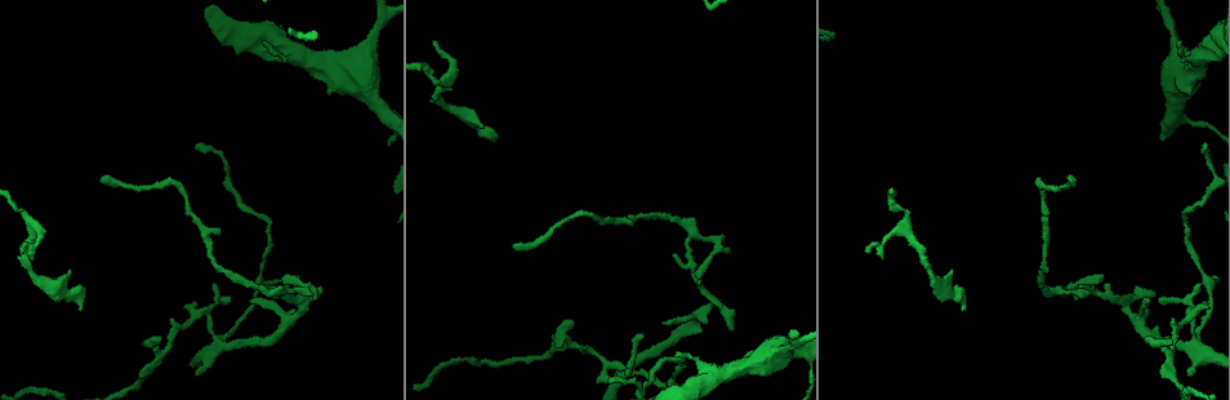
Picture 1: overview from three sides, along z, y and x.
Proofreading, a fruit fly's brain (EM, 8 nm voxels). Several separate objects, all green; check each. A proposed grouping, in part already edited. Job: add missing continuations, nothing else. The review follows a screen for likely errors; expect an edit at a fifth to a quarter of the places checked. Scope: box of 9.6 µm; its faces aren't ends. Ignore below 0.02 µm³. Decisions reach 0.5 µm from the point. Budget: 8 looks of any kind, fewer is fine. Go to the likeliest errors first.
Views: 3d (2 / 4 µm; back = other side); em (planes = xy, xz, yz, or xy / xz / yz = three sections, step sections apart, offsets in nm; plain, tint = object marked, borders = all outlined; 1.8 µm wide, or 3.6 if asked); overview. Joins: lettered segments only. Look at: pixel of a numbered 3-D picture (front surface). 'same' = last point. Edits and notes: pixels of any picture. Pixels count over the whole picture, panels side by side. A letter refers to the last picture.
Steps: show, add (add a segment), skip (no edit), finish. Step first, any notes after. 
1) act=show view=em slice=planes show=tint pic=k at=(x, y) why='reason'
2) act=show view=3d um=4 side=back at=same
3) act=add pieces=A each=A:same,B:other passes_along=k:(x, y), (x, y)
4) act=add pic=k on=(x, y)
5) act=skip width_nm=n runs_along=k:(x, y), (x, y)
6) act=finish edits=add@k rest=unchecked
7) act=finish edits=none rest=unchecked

act=show view=em slice=xy step=8 show=borders pic=1 at=(82, 309) why='an open end'

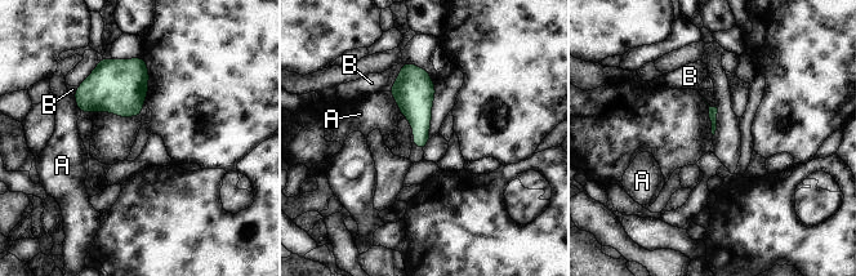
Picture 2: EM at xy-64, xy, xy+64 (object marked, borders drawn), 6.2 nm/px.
act=show view=em slice=planes show=borders at=same

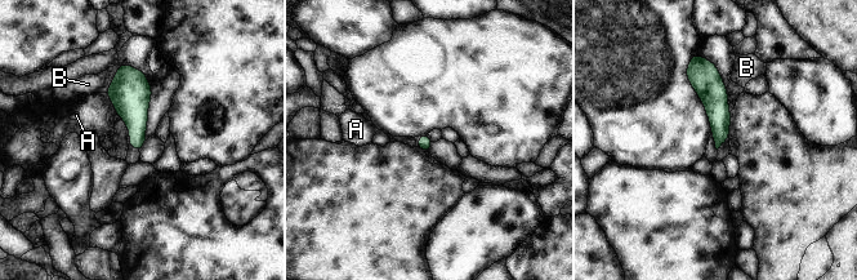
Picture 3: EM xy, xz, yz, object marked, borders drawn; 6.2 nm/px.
act=skip each=A:other,B:other runs_along=3:(704, 66), (718, 111), (718, 142) found='no lettered segment goes on from it'

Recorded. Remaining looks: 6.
act=show view=em slice=yz step=8 show=borders pic=1 at=(1160, 297) why='thin end'

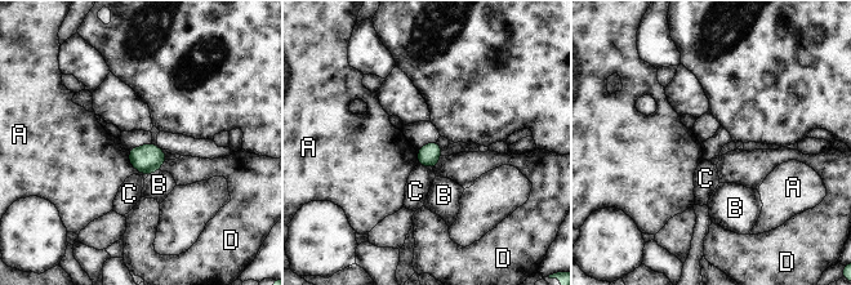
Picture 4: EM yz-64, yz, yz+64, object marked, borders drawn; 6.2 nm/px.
act=skip each=A:other,B:other,C:other,D:other border=4:(128, 150), (129, 163), (147, 176) found='no lettered segment goes on from it'

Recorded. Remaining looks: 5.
act=show view=em slice=xy step=8 show=borders pic=1 at=(1110, 298) why='arms part here'

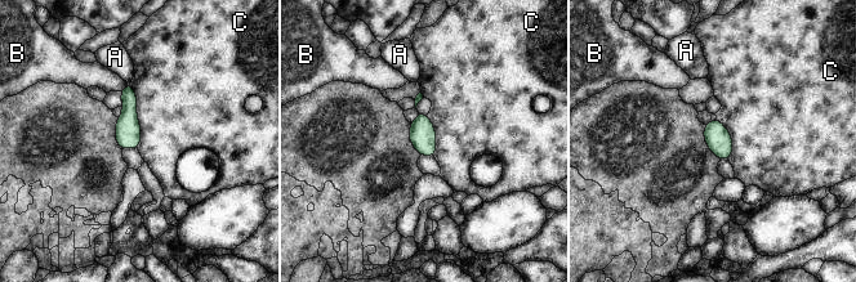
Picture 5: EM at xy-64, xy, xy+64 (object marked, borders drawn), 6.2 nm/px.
act=show view=em slice=xz step=8 show=borders at=same

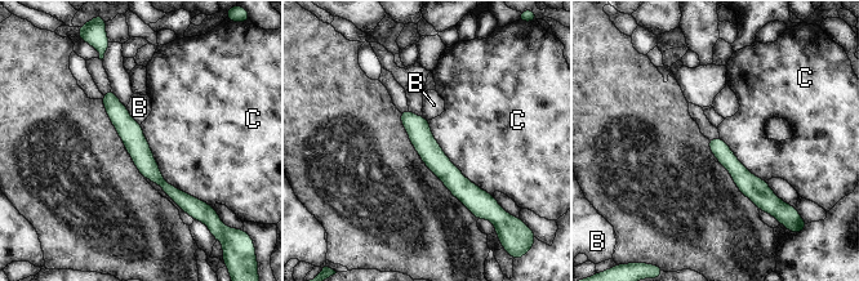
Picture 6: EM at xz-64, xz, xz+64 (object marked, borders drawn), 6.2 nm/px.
act=skip each=B:other,C:other runs_along=6:(110, 94), (146, 165), (186, 204) found='no lettered segment goes on from it'

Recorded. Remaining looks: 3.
act=finish edits=none rest=unchecked

